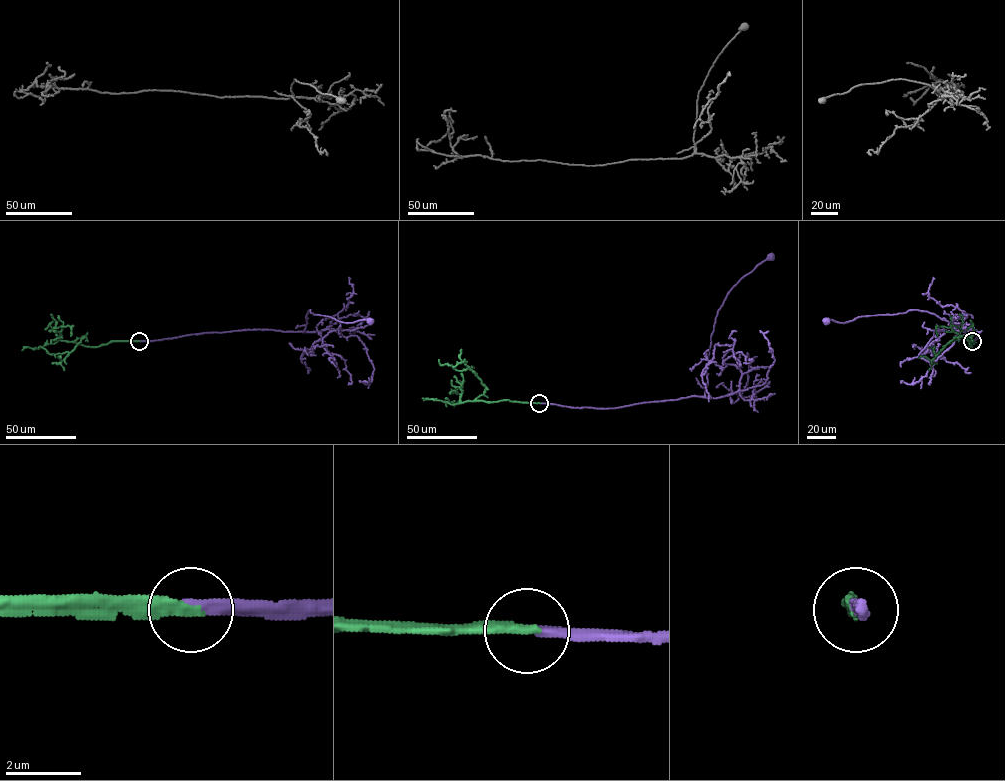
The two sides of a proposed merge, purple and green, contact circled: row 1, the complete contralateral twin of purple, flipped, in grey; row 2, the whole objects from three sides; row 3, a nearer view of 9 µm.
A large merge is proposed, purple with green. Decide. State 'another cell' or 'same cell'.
same cell

